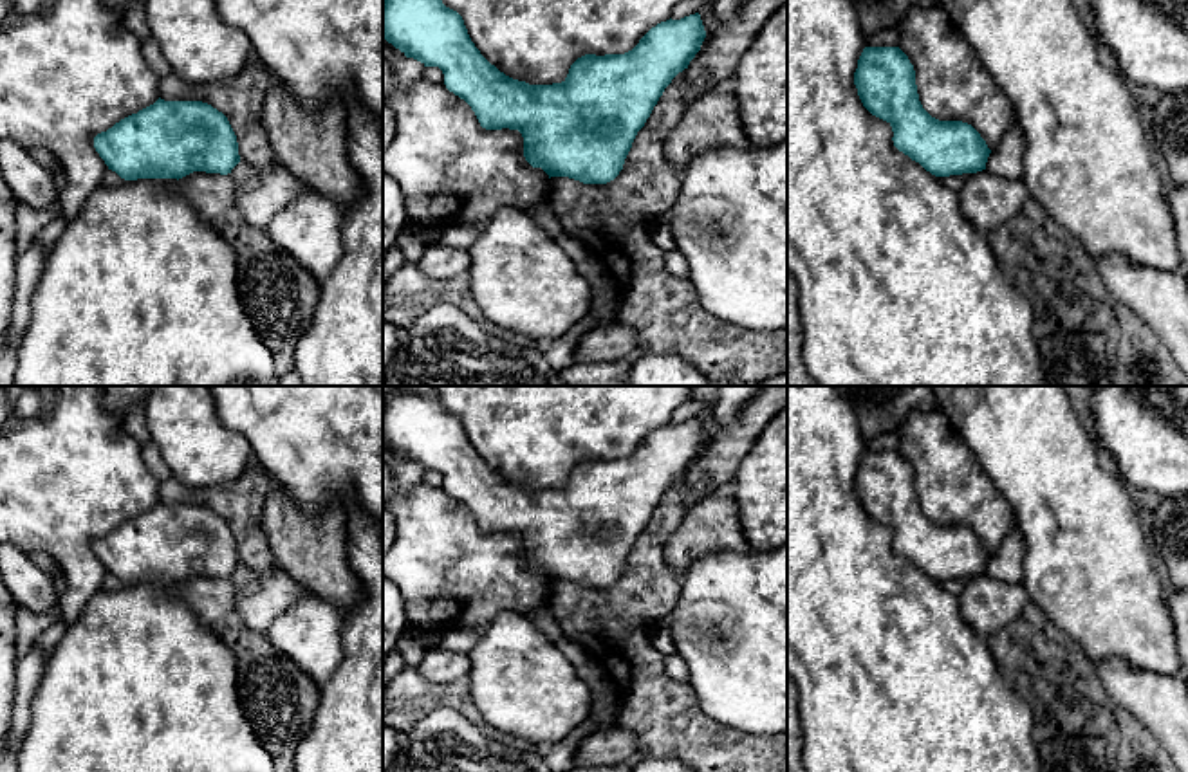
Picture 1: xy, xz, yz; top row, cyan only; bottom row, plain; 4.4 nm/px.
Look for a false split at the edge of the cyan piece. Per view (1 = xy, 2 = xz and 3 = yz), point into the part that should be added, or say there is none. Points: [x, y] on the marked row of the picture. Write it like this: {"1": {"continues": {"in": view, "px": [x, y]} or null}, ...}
{"1": {"continues": null}, "2": {"continues": null}, "3": {"continues": null}}

